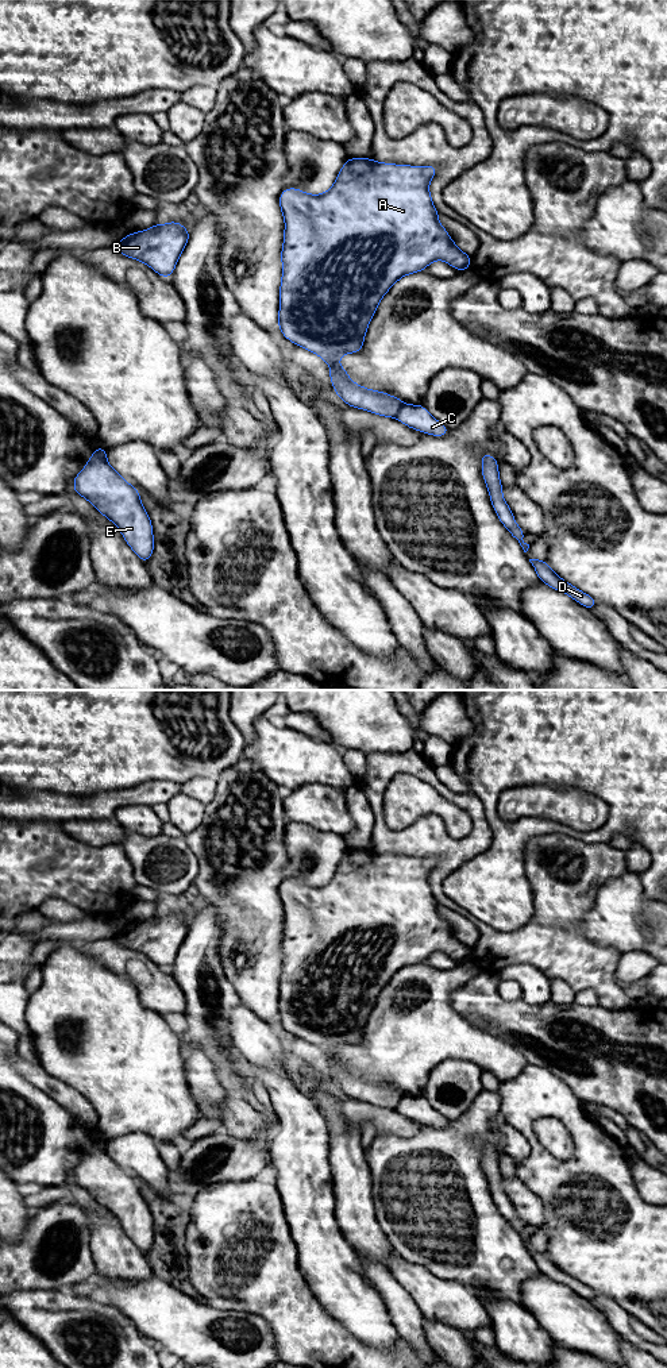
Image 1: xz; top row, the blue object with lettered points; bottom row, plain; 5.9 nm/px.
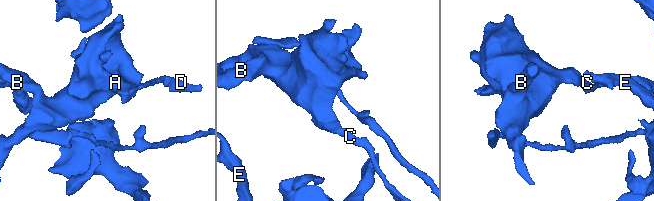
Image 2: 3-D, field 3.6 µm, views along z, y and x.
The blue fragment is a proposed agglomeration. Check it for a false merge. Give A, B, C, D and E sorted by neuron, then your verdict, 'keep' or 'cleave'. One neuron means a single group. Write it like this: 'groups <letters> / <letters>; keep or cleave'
groups A B / C D E; cleave

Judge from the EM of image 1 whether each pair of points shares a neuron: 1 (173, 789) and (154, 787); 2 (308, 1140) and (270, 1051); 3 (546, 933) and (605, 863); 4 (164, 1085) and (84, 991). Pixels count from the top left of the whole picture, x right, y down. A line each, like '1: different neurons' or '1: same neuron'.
1: same neuron
2: different neurons
3: same neuron
4: same neuron

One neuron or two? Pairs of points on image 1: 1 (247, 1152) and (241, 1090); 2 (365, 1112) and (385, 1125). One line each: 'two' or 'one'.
1: one
2: one

